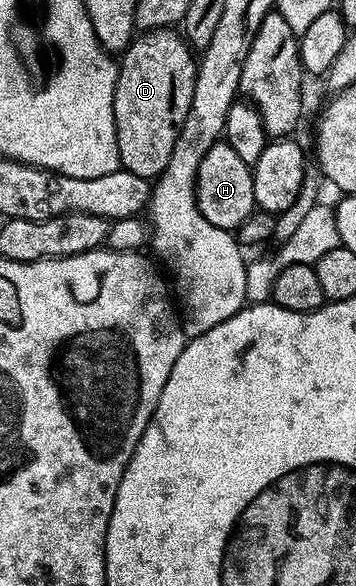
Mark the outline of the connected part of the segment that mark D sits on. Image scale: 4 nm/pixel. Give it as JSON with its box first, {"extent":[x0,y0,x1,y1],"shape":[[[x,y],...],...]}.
{"extent":[114,28,197,178],"shape":[[[154,28],[137,35],[125,48],[118,60],[118,71],[116,74],[116,89],[114,90],[114,126],[116,127],[116,141],[118,142],[118,154],[120,155],[120,167],[125,172],[133,172],[145,178],[155,178],[162,170],[166,170],[166,162],[170,162],[170,154],[174,154],[174,142],[178,142],[180,128],[184,119],[188,117],[190,102],[194,98],[194,82],[196,81],[197,57],[187,40],[179,31],[172,28]]]}

